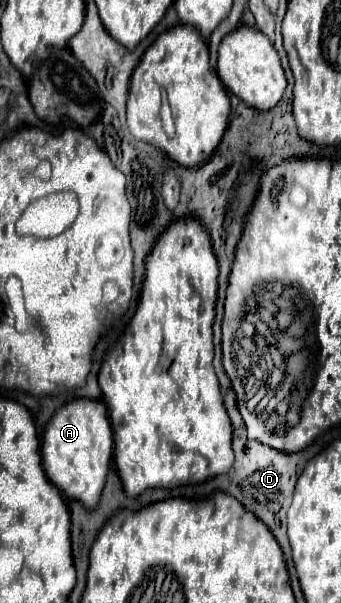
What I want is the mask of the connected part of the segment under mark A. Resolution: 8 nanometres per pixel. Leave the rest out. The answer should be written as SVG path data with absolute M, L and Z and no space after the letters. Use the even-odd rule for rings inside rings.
M76 399L58 409L44 429L42 465L48 481L68 499L80 501L86 509L96 509L102 497L112 461L112 425L106 405L100 399Z

